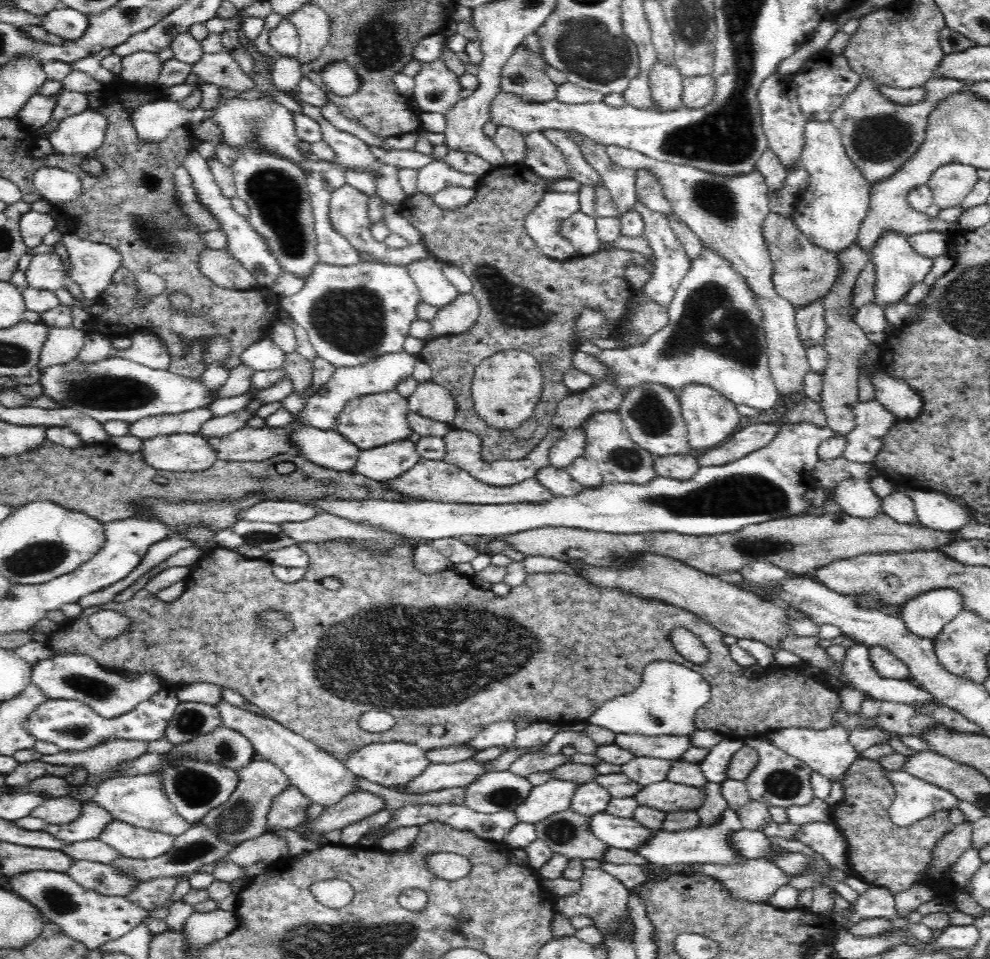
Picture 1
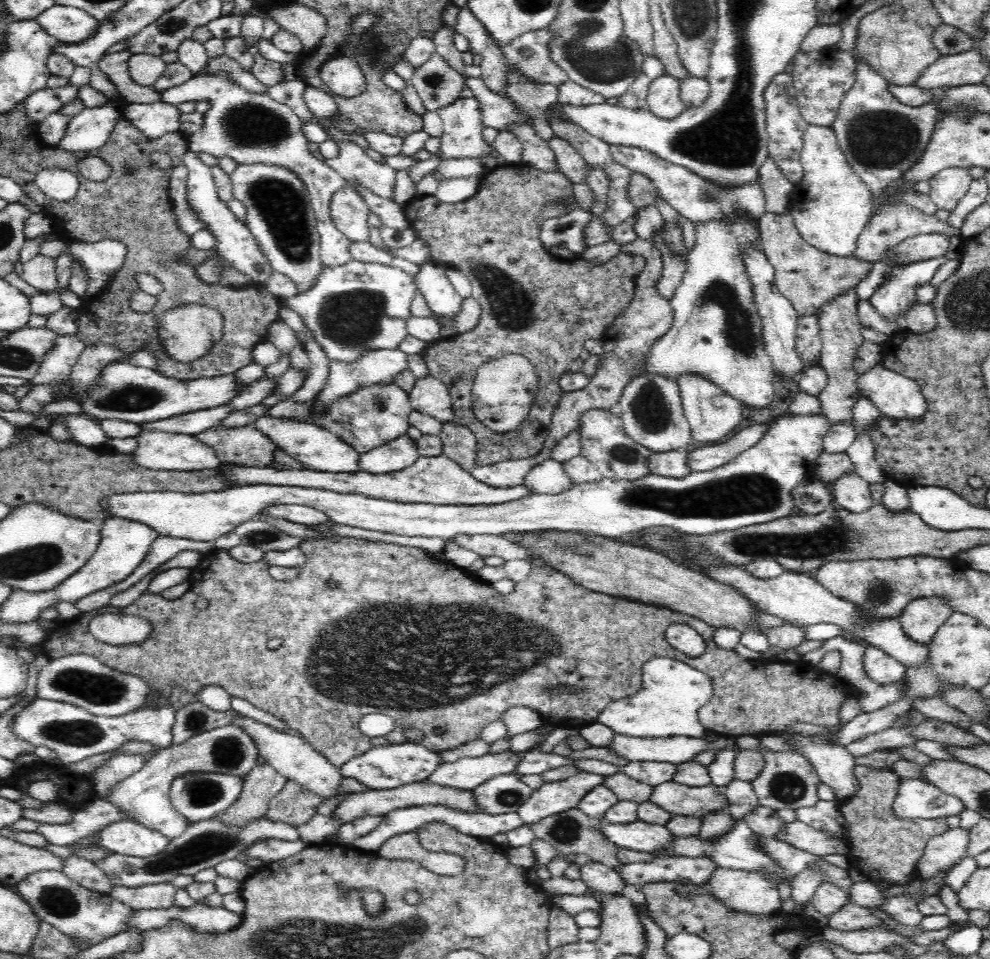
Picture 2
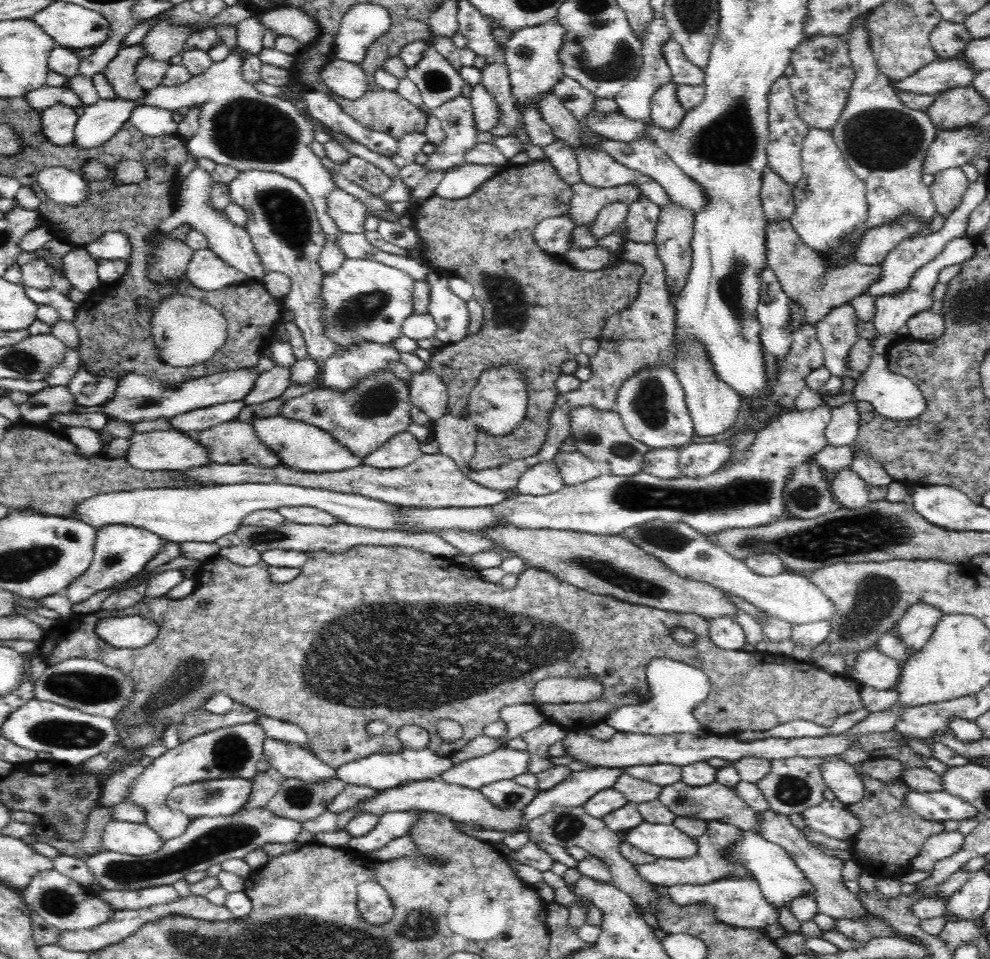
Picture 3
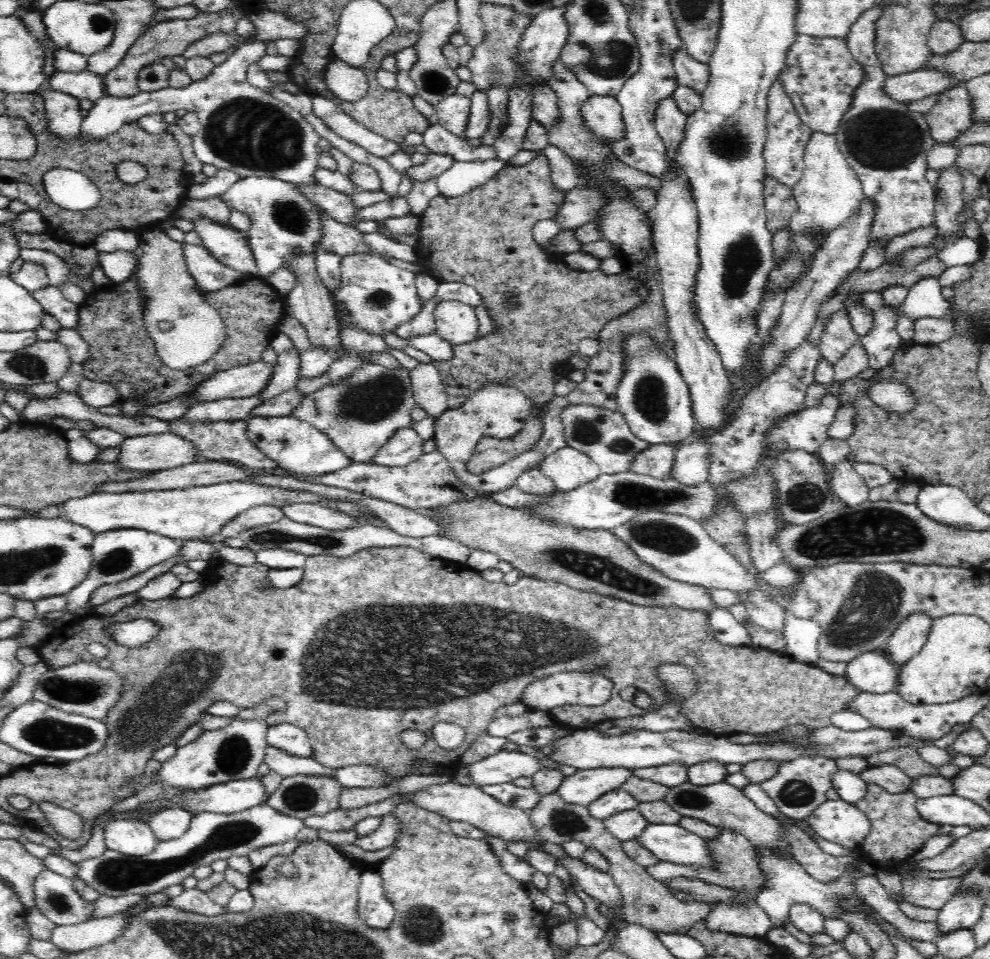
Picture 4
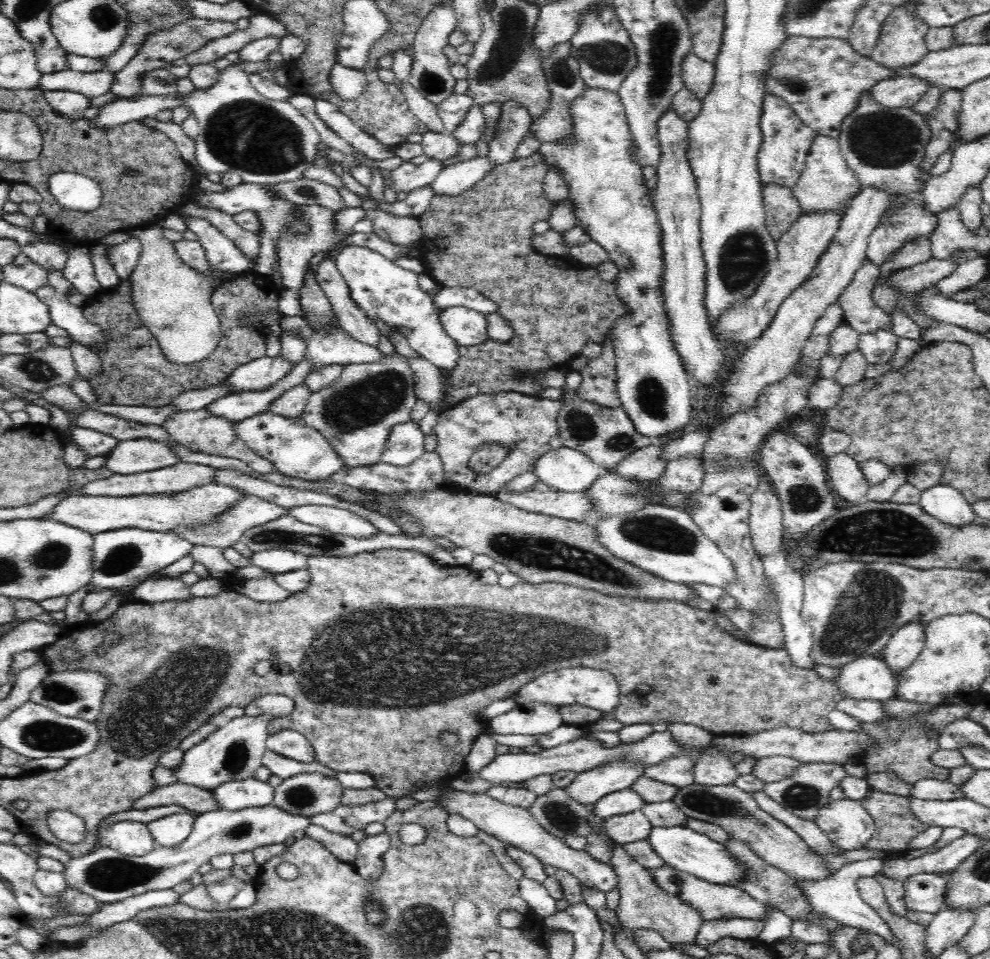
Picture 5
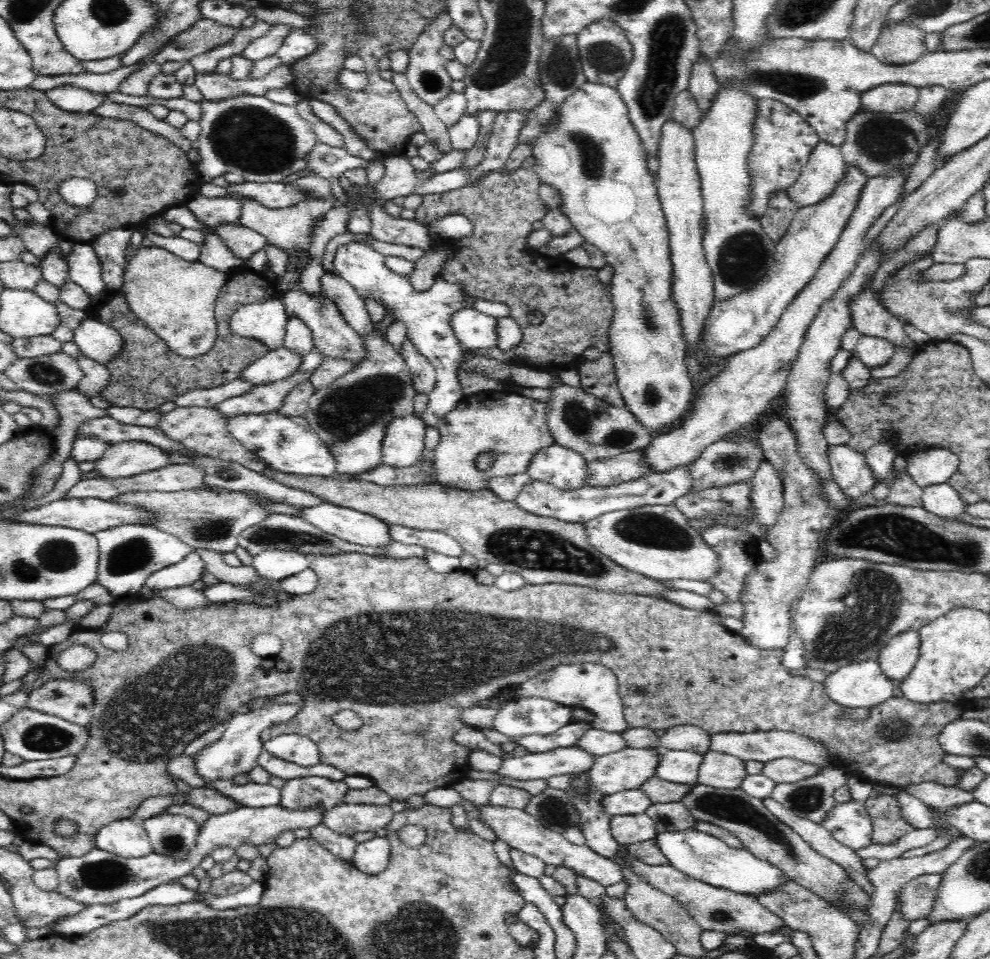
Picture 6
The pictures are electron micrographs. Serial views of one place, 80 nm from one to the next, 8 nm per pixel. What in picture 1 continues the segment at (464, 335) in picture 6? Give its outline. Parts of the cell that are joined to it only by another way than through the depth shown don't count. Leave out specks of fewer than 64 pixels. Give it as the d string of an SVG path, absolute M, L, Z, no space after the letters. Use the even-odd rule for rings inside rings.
M434 257L424 258L420 262L412 262L405 266L414 279L420 297L426 304L442 308L456 300L458 290L444 276L444 264Z

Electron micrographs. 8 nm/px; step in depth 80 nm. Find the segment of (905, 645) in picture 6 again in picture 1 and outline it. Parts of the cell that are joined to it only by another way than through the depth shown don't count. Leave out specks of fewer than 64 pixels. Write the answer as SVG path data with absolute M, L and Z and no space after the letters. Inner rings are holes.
M933 588L906 602L902 619L910 633L934 640L964 610L964 597L956 589Z

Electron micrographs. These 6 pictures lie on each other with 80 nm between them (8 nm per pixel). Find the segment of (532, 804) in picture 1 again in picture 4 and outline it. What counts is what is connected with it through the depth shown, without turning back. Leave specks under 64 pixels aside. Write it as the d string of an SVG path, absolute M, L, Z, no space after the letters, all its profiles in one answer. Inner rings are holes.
M622 767L578 769L565 777L556 791L568 804L588 806L603 794L620 788L632 776L632 769Z

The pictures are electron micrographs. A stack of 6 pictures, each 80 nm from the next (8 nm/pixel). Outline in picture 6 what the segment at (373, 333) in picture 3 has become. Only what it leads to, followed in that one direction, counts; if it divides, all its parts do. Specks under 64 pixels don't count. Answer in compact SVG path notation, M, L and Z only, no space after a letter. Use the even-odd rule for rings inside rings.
M357 242L345 244L337 251L331 264L343 280L348 281L356 289L360 298L365 301L368 298L381 300L385 311L392 312L395 320L401 320L407 326L407 338L411 344L436 367L436 386L429 395L429 404L421 416L427 427L435 426L464 398L458 378L458 360L464 348L452 330L451 318L457 310L471 307L473 301L471 294L467 294L461 284L450 284L443 278L436 279L427 291L416 291L410 281L410 275L390 271L385 264L385 257L367 244Z

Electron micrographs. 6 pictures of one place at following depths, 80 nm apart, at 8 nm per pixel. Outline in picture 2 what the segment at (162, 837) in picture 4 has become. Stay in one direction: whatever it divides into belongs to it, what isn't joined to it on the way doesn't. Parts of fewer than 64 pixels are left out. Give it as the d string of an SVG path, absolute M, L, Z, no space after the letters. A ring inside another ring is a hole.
M230 724L194 736L183 744L162 749L146 762L138 772L118 781L105 799L116 808L121 808L130 821L161 832L162 835L172 840L184 834L191 824L186 817L176 810L169 797L170 785L174 777L196 771L230 773L243 777L250 773L260 761L259 750L254 743L254 737L250 737L250 734L244 732L242 727Z

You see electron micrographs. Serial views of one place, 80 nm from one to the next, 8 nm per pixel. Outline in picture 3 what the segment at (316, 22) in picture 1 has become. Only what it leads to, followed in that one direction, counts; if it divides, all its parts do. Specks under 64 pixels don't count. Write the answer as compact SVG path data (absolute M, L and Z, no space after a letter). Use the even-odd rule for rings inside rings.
M276 7L262 12L257 11L255 14L264 25L264 30L271 28L277 36L291 36L306 46L312 44L320 34L320 25L310 13L306 13L300 7Z

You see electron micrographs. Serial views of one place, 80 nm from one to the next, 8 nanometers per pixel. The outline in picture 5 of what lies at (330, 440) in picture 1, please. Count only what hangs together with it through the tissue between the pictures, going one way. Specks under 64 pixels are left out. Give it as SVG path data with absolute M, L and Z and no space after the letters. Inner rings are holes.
M264 411L236 423L236 435L244 440L244 443L254 450L256 454L268 459L274 465L276 471L291 477L298 477L305 481L317 481L327 479L331 474L344 467L344 460L340 458L340 455L334 450L328 439L320 431L308 426L308 423L301 416L285 417Z

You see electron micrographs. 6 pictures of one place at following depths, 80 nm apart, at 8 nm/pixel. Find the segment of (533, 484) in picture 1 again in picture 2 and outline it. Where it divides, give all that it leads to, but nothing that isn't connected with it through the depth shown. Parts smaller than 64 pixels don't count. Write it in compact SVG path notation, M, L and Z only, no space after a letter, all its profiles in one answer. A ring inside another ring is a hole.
M443 454L440 456L420 456L414 464L398 472L370 474L357 469L356 472L325 473L308 470L276 470L275 468L237 465L224 470L222 477L236 486L254 484L274 484L276 486L295 486L318 488L342 494L363 494L372 498L383 498L396 502L424 502L428 504L479 505L512 502L530 496L532 489L519 484L515 487L491 487L476 480L458 463Z

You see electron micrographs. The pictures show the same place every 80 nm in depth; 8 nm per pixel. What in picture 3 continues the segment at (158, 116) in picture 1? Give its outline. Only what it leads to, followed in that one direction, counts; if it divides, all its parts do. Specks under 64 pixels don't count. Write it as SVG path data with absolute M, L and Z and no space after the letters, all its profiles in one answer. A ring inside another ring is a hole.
M138 105L130 114L132 124L142 135L177 135L179 124L174 122L173 112L152 105Z

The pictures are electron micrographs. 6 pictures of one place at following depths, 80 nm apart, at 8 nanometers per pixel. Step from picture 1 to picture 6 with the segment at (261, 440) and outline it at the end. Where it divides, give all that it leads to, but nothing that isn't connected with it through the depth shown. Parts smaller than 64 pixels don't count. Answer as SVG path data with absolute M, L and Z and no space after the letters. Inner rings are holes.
M176 407L163 415L156 427L168 438L186 447L189 451L212 458L237 462L260 474L264 474L264 470L270 467L264 459L257 457L252 451L244 447L237 438L232 436L226 426L226 417L217 408Z

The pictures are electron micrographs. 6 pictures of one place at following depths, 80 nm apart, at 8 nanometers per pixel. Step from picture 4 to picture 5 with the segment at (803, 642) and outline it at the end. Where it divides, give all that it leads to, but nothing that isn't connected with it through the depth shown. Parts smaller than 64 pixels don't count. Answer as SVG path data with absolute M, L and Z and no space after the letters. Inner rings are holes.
M783 548L766 556L763 561L765 580L773 586L779 600L782 627L784 627L784 646L788 651L793 666L797 668L814 669L817 663L812 659L813 631L803 622L801 611L803 610L803 576L788 566L786 550Z

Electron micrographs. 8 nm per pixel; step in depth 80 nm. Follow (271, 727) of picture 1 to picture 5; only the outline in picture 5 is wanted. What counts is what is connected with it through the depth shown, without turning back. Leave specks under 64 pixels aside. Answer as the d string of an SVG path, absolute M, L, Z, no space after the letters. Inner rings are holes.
M270 749L264 752L262 764L270 769L274 776L280 777L283 780L304 773L320 773L327 777L334 777L337 773L318 761L303 763L302 761L282 756L282 754L278 754Z

